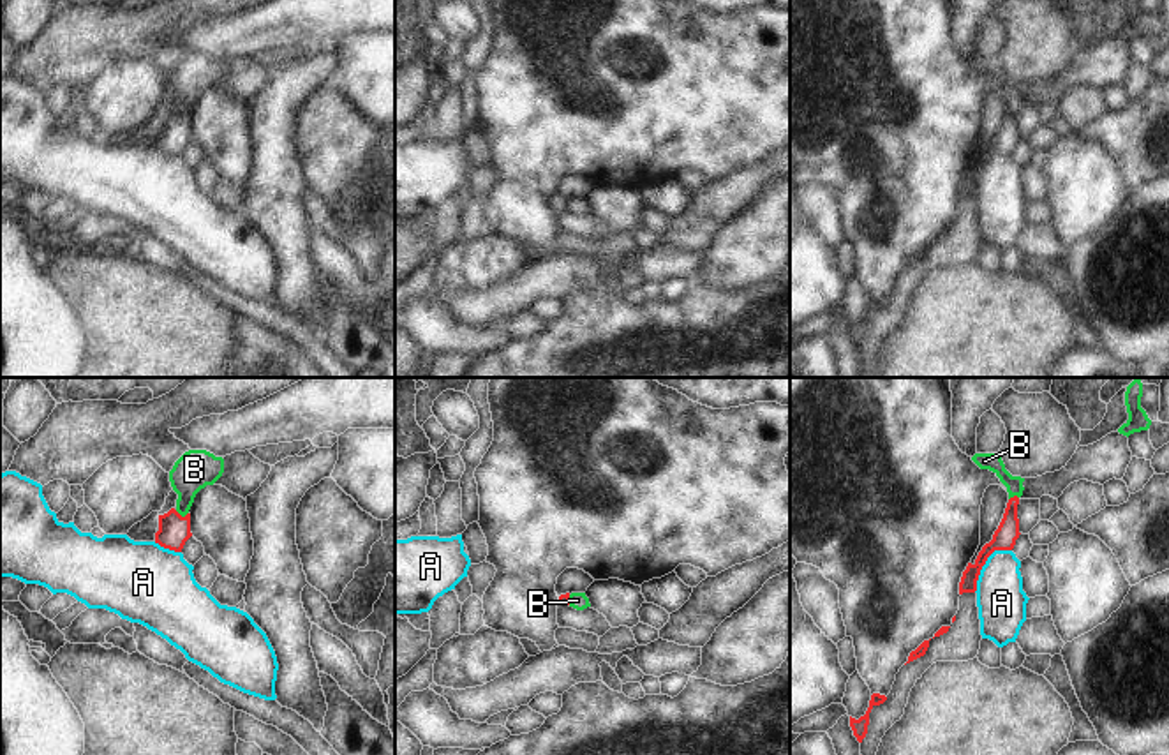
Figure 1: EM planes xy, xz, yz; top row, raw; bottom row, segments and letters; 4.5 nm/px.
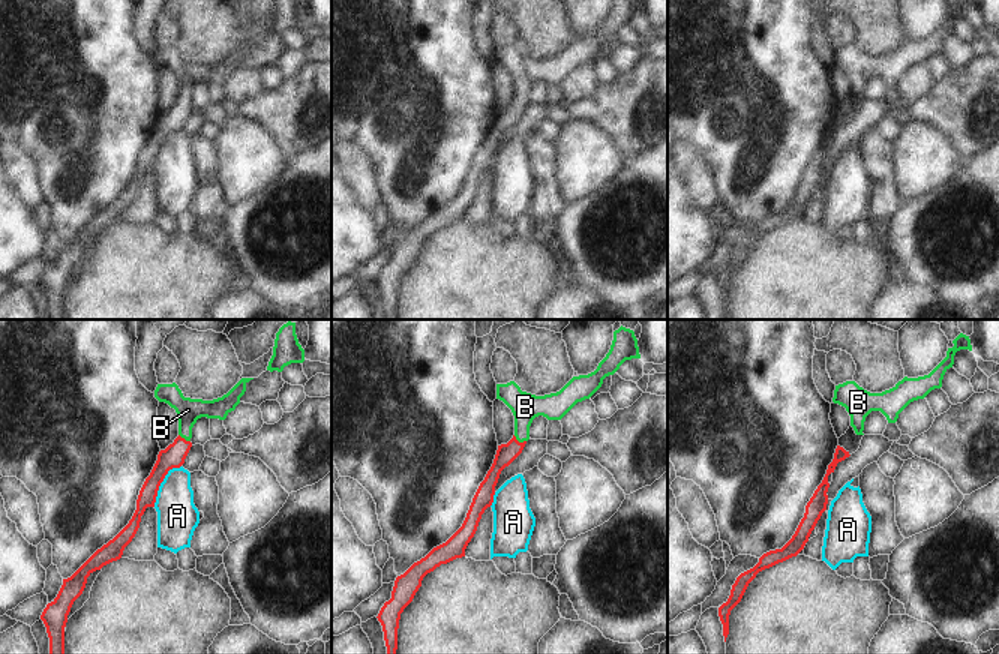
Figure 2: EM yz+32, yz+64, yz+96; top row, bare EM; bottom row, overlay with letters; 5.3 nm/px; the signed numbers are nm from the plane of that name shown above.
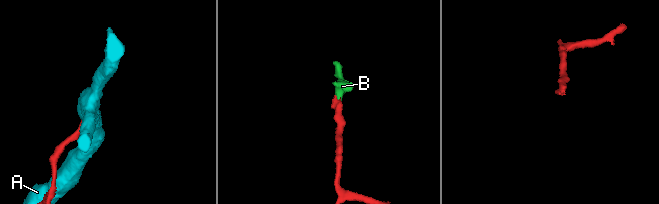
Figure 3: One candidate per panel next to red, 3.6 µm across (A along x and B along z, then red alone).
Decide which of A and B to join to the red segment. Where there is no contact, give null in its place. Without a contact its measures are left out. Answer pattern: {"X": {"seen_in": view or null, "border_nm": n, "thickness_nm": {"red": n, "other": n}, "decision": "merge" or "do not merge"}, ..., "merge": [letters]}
{"A": {"seen_in": "yz", "border_nm": 260, "thickness_nm": {"red": 110, "other": 220}, "decision": "do not merge"}, "B": {"seen_in": "xy", "border_nm": 70, "thickness_nm": {"red": 140, "other": 180}, "decision": "merge"}, "merge": ["B"]}

